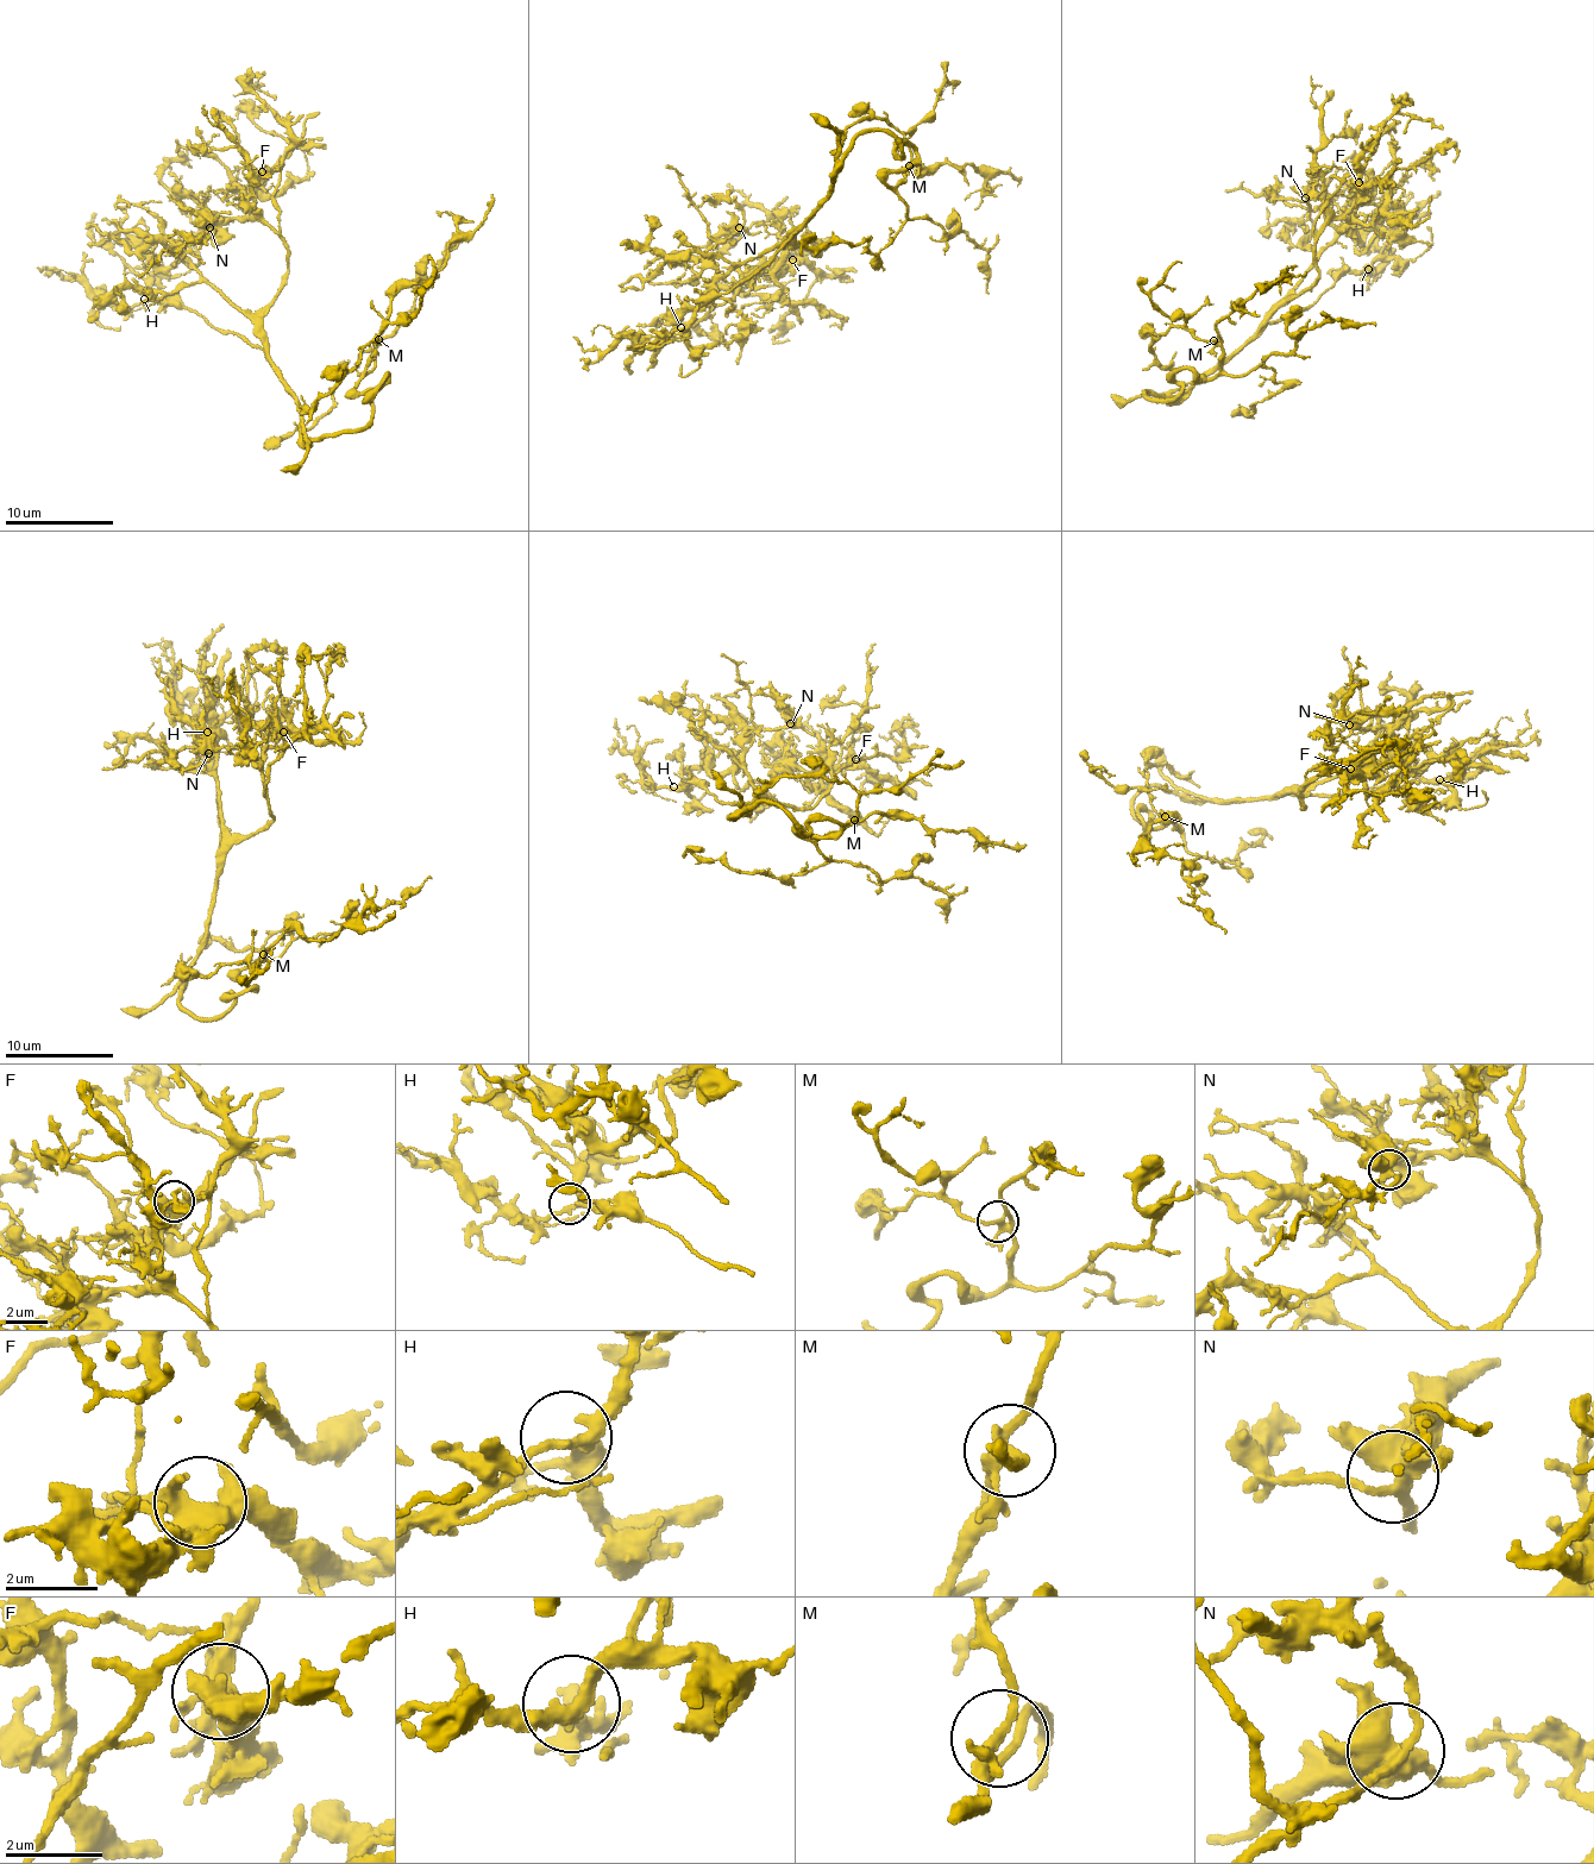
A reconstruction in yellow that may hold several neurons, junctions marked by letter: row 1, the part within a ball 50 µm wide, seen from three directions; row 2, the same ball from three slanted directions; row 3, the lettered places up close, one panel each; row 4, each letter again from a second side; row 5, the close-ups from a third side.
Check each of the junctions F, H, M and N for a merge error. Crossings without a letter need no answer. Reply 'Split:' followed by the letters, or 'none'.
Split: none

